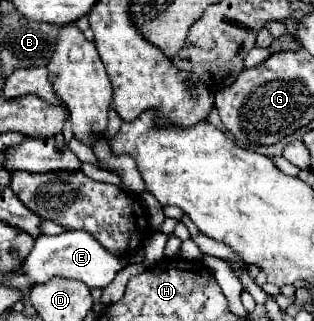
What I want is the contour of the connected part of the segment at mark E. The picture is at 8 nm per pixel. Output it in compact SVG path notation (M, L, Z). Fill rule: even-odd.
M64 230L58 236L38 236L28 258L20 264L16 272L30 278L36 284L48 282L50 276L60 276L80 280L88 288L106 288L114 280L114 276L124 268L126 262L128 262L126 258L110 254L84 230Z

